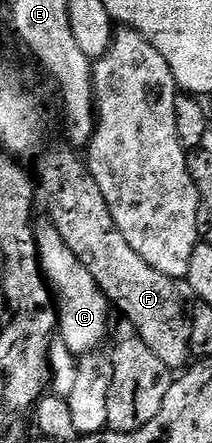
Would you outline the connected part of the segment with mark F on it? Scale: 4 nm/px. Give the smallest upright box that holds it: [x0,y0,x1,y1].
[37,147,192,369]

